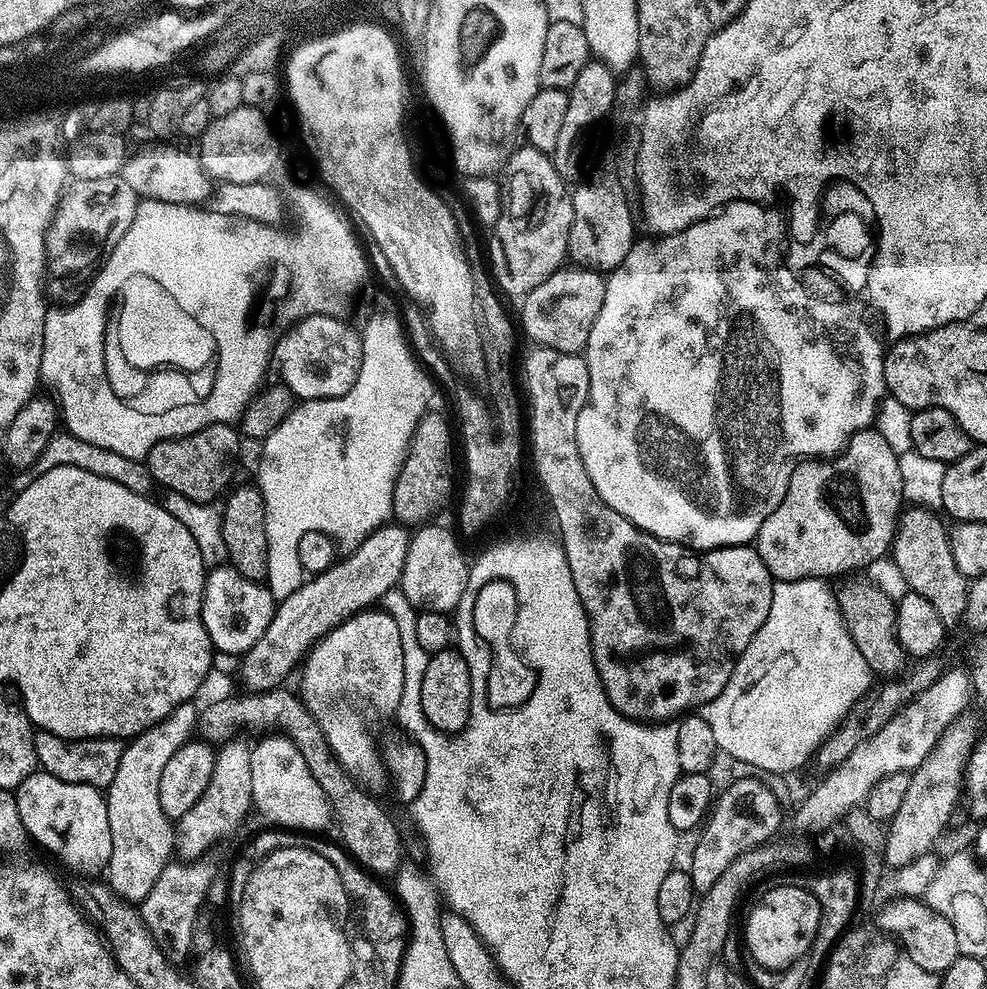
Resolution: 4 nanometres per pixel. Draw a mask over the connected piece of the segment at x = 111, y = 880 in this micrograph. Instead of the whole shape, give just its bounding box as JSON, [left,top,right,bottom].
[106,702,198,900]

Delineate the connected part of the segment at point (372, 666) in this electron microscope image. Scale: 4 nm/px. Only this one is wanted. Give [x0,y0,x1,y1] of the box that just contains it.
[298,610,403,774]

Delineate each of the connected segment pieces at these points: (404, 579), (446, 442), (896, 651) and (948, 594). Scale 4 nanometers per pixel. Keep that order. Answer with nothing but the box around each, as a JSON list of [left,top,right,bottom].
[[399,523,470,612],[392,410,452,526],[835,574,906,674],[890,506,969,626]]

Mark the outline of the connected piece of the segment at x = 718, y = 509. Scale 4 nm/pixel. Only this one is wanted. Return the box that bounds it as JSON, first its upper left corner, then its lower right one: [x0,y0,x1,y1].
[578,200,885,550]

